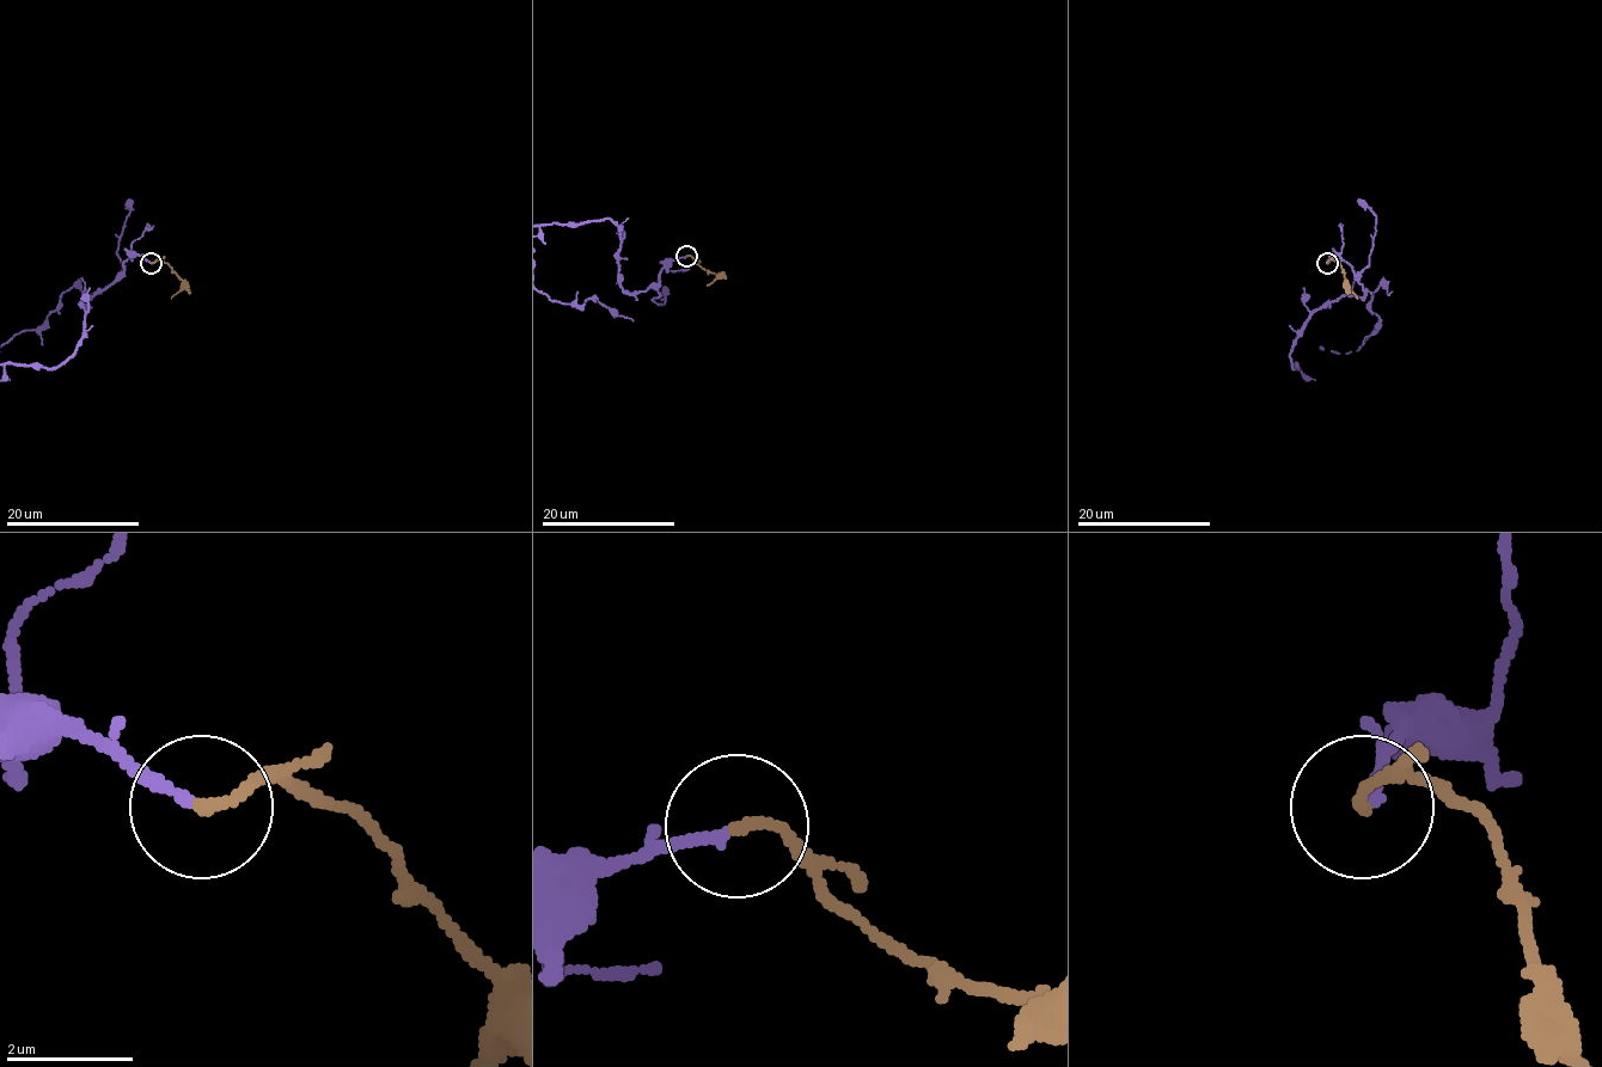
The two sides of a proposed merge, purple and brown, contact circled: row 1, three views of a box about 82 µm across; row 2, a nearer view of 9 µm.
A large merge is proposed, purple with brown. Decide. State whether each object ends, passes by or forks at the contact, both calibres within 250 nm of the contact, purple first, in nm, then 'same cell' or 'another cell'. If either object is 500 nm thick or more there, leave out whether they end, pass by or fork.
purple ends there; brown ends there; 180 nm thick on the purple side, 160 nm on the other; same cell

